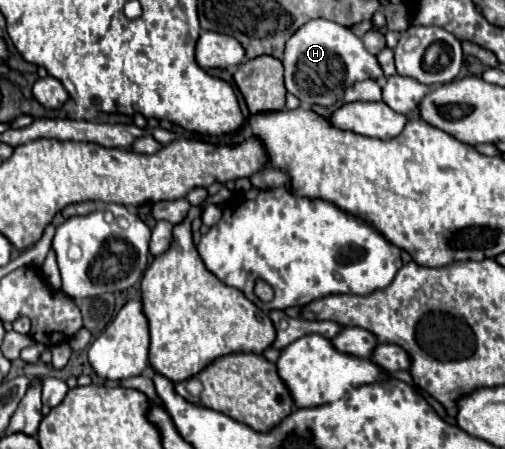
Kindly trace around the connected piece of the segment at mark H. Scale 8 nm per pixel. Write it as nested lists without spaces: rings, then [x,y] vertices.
[[[312,19],[302,25],[286,43],[282,63],[288,93],[298,97],[304,105],[332,107],[344,97],[344,91],[352,83],[384,77],[376,55],[366,51],[360,37],[356,37],[350,29],[326,19]]]

